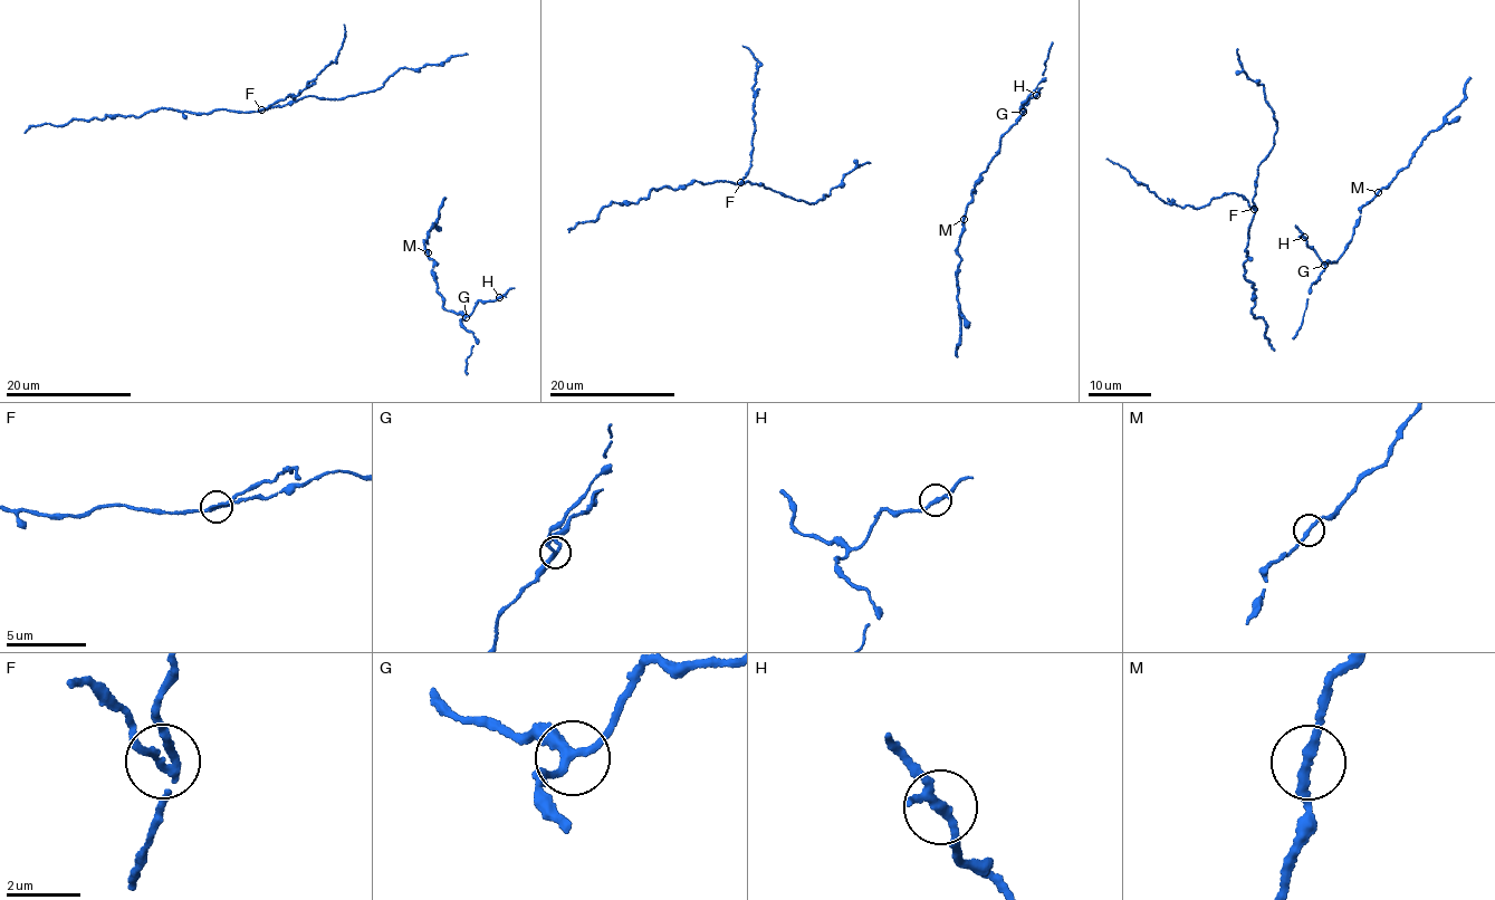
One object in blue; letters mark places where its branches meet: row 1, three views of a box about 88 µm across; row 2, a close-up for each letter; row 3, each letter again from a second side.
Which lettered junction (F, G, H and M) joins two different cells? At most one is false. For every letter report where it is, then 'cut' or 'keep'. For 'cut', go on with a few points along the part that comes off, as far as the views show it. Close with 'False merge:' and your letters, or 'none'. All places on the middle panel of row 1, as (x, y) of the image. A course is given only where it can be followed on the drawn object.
F: at (740, 182); cut; foreign part runs (740, 182), (748, 171), (755, 133), (753, 85), (759, 61), (741, 45)
G: at (1023, 112); keep
H: at (1036, 95); keep
M: at (964, 219); keep
False merge: F

